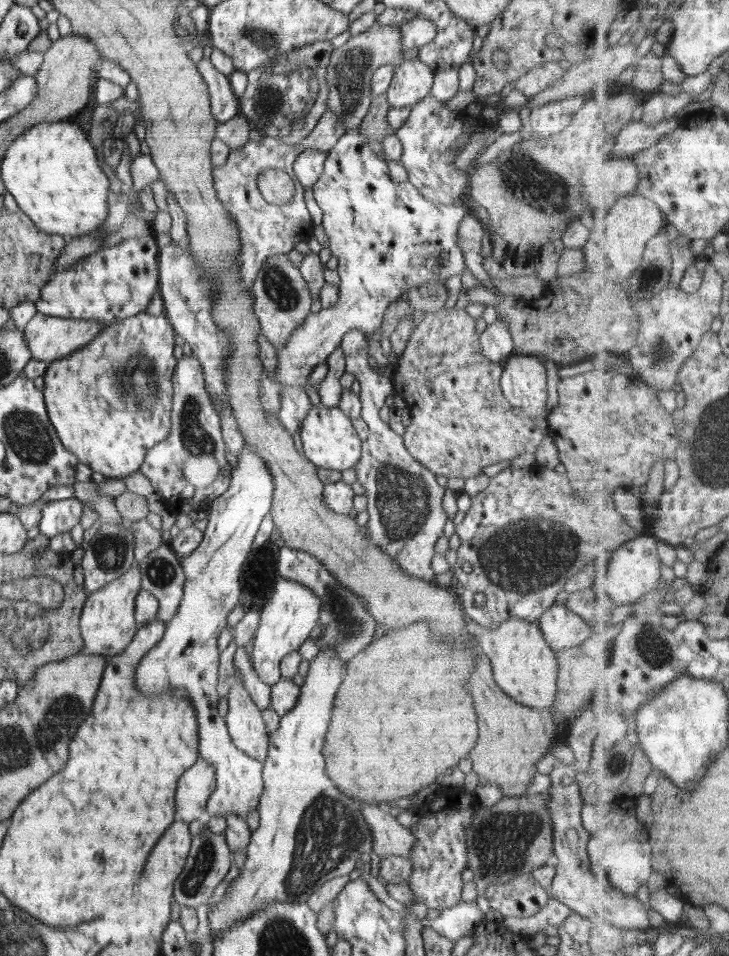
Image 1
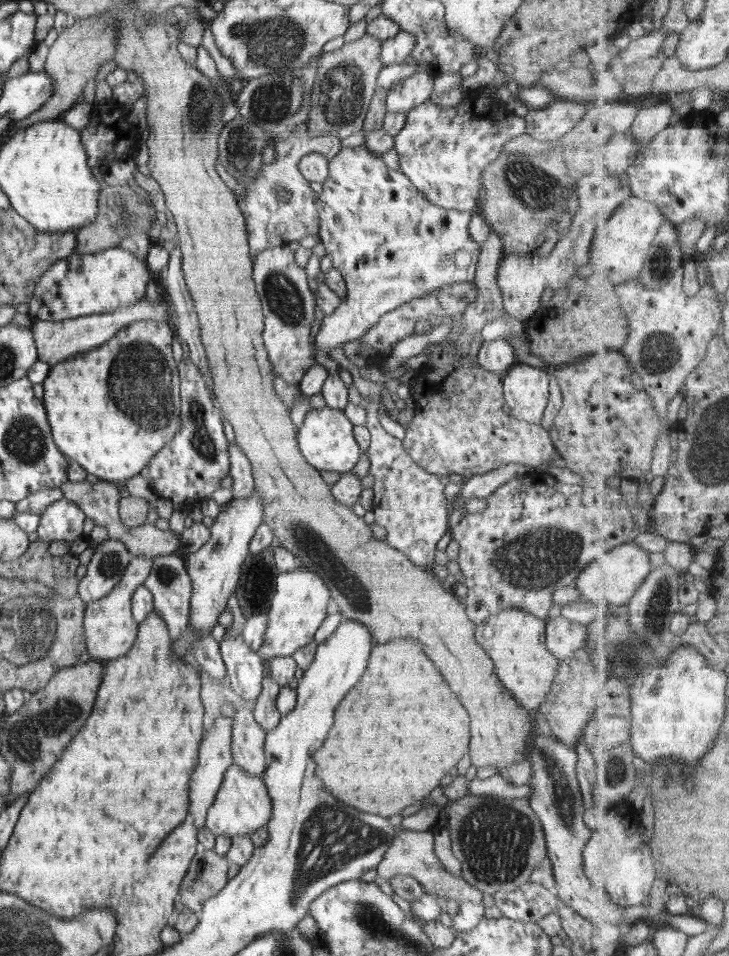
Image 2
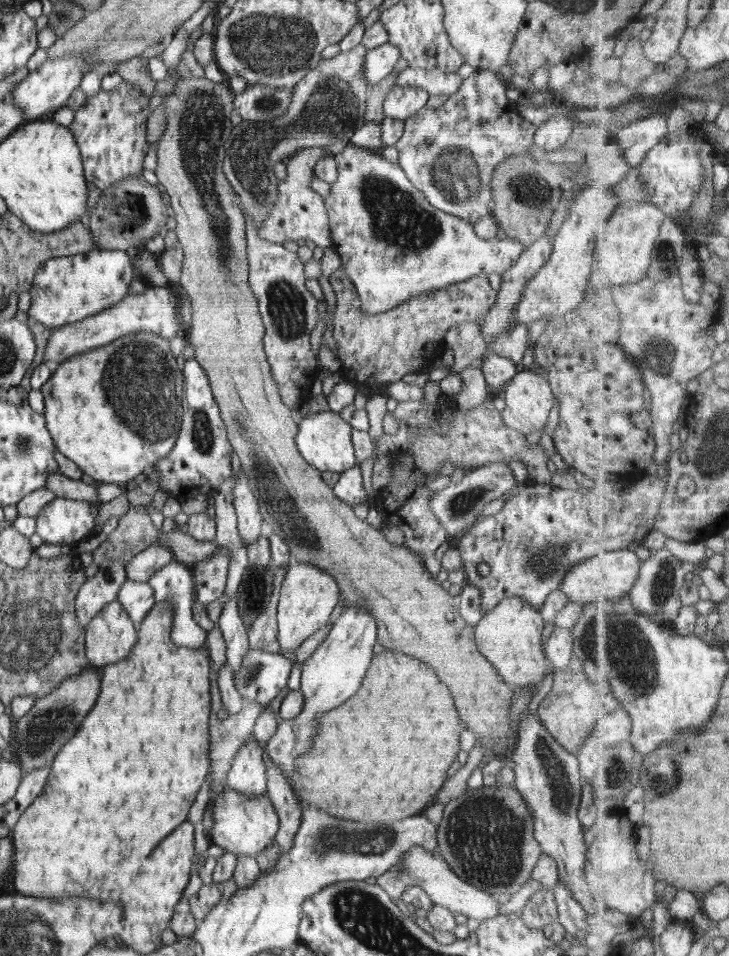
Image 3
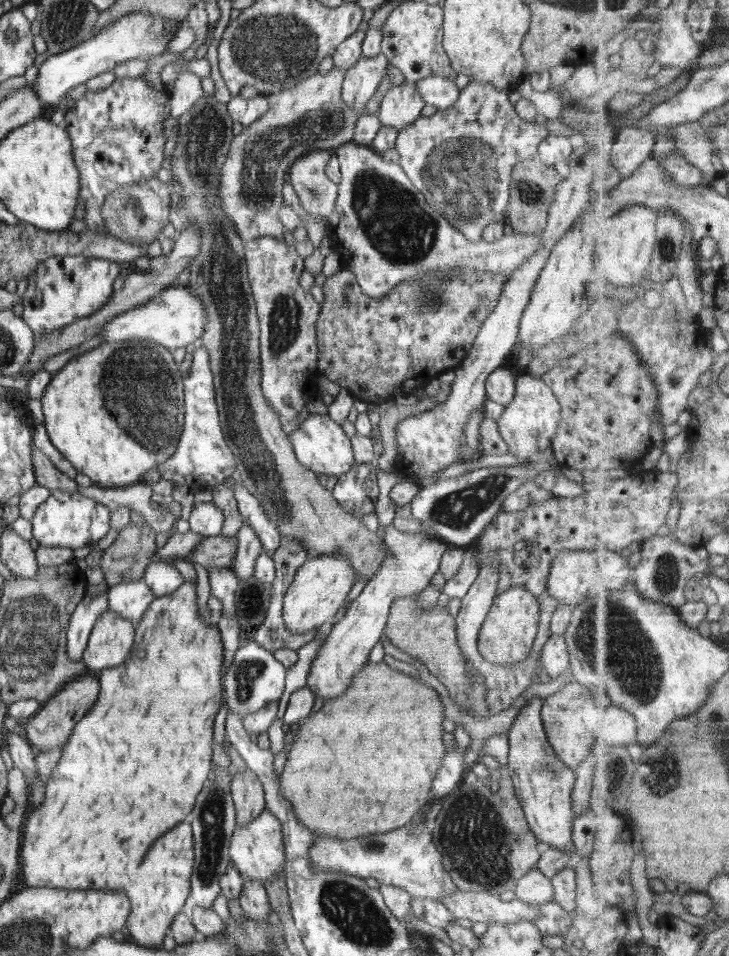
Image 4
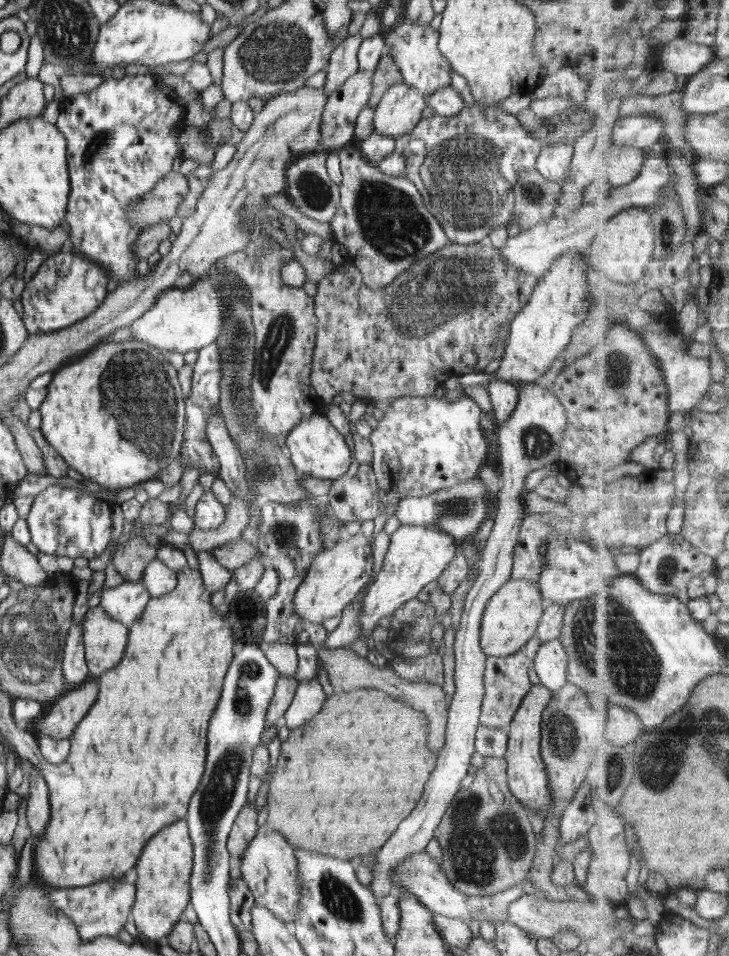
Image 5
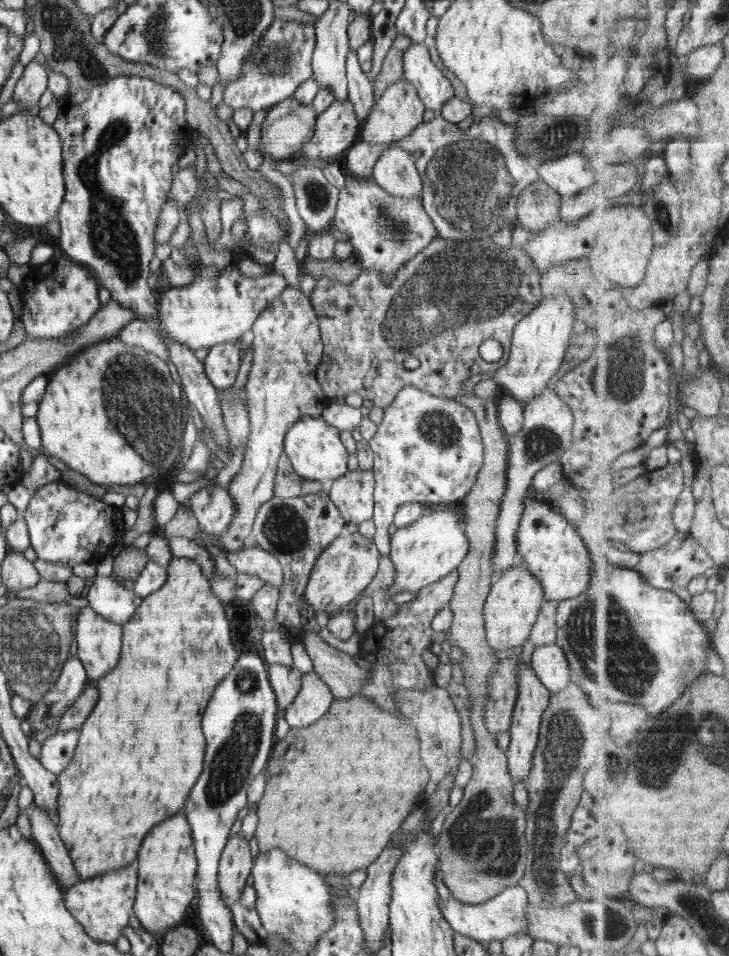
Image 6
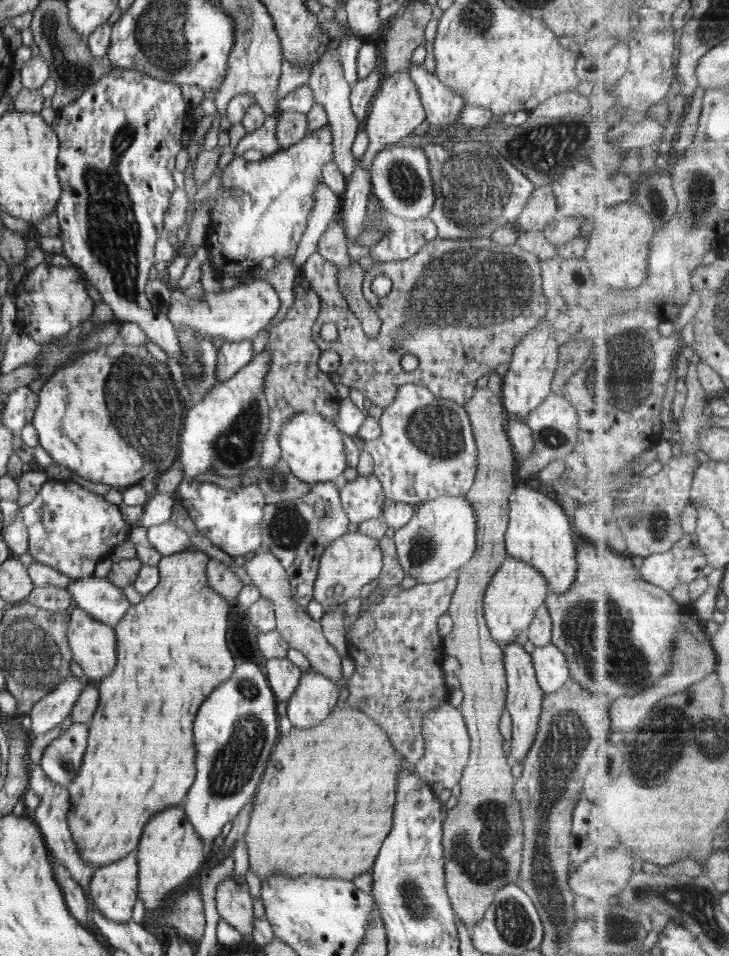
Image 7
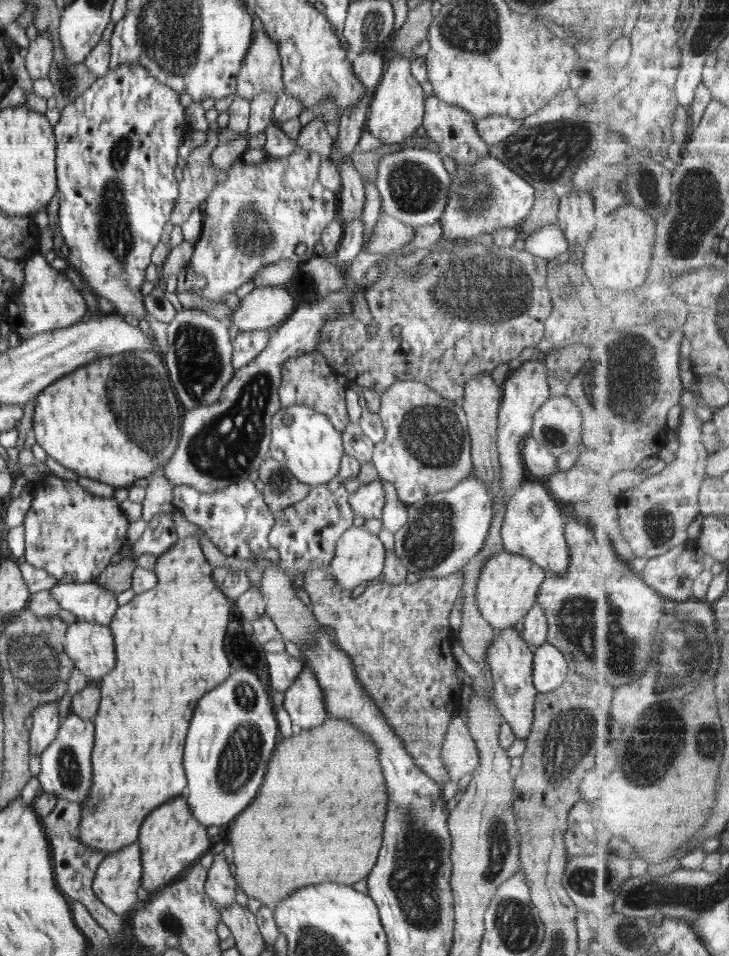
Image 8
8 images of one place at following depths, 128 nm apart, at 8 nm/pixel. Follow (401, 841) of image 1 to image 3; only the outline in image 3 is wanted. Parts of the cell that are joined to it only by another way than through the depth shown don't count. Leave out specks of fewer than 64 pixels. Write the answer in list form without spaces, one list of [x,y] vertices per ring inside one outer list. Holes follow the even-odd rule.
[[[420,845],[410,847],[410,849],[401,856],[401,864],[394,865],[392,869],[380,875],[380,877],[377,878],[377,884],[390,895],[390,898],[392,898],[394,902],[395,898],[402,896],[402,891],[404,891],[407,886],[416,885],[429,894],[432,902],[443,907],[448,907],[452,912],[462,912],[462,914],[466,915],[468,918],[476,918],[482,921],[487,918],[495,917],[496,912],[498,912],[498,904],[492,902],[492,897],[490,898],[486,891],[478,890],[475,886],[461,880],[448,868],[442,856],[436,856],[430,853],[430,850],[424,849],[424,847]]]

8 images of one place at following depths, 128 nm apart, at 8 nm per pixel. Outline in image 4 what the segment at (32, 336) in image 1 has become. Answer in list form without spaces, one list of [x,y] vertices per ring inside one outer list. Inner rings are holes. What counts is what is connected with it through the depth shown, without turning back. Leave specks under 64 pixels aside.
[[[170,286],[161,290],[147,303],[126,309],[108,319],[97,335],[104,338],[104,343],[142,339],[162,345],[170,351],[182,346],[186,348],[190,343],[198,346],[208,319],[204,309],[206,309],[204,302],[192,290],[183,286]]]

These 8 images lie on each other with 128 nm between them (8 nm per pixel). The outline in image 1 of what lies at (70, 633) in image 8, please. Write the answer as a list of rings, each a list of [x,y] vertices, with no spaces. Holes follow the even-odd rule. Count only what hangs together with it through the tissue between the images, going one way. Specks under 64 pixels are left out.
[[[135,563],[119,578],[87,596],[79,616],[79,628],[85,652],[109,658],[120,655],[130,645],[140,628],[135,622],[135,599],[140,590],[140,568]]]

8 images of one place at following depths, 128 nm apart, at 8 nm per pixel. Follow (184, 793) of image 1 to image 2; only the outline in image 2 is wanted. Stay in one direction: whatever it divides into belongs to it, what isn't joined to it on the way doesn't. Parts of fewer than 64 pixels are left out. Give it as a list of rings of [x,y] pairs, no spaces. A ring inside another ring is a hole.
[[[224,716],[216,718],[212,728],[203,735],[199,746],[199,763],[190,778],[190,806],[188,806],[188,814],[194,818],[193,825],[196,828],[205,824],[208,808],[214,802],[214,797],[224,780],[224,772],[233,763],[231,753],[232,724],[233,718],[225,718]]]

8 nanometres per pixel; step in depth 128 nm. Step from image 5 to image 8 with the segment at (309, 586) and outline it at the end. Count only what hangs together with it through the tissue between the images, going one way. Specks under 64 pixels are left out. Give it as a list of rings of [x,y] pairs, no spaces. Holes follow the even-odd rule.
[[[351,525],[336,541],[334,560],[327,567],[334,574],[334,581],[342,591],[352,591],[361,584],[378,579],[383,573],[386,551],[378,535],[366,530],[364,526]]]

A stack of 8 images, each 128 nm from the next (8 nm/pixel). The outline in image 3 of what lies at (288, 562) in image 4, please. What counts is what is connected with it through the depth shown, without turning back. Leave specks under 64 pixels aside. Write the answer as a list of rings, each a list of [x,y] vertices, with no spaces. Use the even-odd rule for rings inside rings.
[[[288,566],[275,567],[275,588],[267,608],[252,622],[247,629],[247,637],[251,650],[260,650],[272,654],[280,653],[278,643],[277,605],[279,589],[286,576]]]

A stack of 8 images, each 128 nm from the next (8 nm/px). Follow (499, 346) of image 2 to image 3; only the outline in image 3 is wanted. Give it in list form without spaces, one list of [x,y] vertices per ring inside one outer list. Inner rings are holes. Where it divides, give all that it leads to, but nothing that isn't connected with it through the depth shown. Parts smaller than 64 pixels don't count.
[[[494,352],[486,354],[482,361],[481,370],[484,374],[488,393],[502,395],[506,383],[517,373],[520,367],[512,360]]]

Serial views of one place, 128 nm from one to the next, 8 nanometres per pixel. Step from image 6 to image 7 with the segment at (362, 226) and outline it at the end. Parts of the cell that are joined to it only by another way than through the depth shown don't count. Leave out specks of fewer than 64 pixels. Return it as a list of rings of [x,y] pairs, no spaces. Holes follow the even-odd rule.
[[[371,194],[369,200],[368,205],[366,205],[364,231],[376,230],[376,232],[386,232],[386,236],[382,236],[382,238],[378,240],[378,243],[371,247],[370,256],[374,258],[376,262],[397,262],[414,257],[414,254],[417,254],[428,242],[436,239],[437,226],[429,216],[419,219],[406,219],[386,211],[376,195]]]

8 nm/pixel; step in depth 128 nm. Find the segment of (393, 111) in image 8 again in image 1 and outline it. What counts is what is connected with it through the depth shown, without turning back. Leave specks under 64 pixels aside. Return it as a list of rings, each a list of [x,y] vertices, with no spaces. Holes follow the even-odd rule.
[[[400,58],[395,63],[394,77],[386,92],[388,103],[392,108],[412,108],[426,95],[431,94],[435,73],[433,67],[424,64],[419,58]]]

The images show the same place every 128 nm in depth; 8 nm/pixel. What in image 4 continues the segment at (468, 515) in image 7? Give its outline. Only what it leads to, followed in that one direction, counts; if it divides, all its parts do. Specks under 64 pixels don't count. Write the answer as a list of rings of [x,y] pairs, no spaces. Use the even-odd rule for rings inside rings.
[[[392,523],[384,527],[384,542],[388,545],[388,556],[380,570],[368,581],[360,596],[352,601],[342,620],[333,626],[312,661],[306,684],[316,698],[324,698],[325,702],[348,690],[352,678],[369,662],[371,650],[381,641],[393,601],[422,593],[439,570],[442,555],[450,546],[424,532],[398,531]]]

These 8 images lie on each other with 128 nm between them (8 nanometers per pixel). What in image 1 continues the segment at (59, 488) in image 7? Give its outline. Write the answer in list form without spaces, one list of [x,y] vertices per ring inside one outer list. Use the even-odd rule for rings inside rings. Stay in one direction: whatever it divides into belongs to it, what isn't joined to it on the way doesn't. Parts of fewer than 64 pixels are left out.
[[[76,497],[44,503],[39,522],[40,533],[48,538],[54,535],[71,532],[72,527],[80,522],[82,502]]]

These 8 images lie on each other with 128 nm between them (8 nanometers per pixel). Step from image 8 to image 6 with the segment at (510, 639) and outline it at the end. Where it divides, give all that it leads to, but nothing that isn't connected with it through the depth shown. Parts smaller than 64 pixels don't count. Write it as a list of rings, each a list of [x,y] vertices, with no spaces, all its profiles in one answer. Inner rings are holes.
[[[522,662],[518,669],[518,698],[514,704],[511,728],[508,731],[510,743],[506,752],[508,770],[512,776],[513,784],[516,782],[526,783],[528,776],[530,776],[533,754],[539,740],[542,715],[550,702],[550,697],[551,693],[534,674],[534,670]]]

